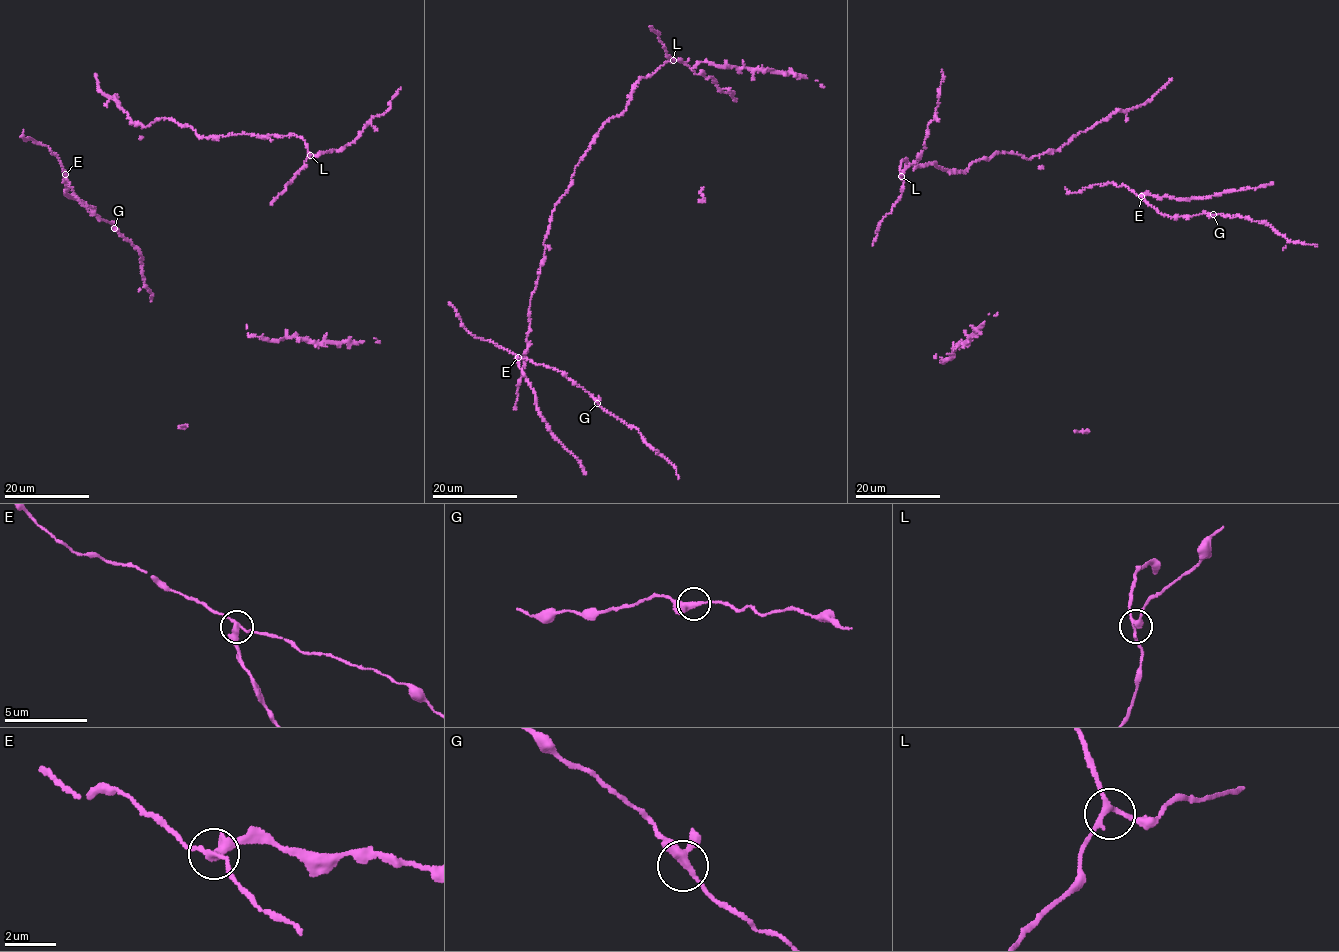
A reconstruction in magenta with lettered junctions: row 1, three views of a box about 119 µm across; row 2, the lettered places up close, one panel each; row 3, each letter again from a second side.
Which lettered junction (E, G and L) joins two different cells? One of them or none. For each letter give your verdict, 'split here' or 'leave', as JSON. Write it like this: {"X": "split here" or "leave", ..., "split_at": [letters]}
{"E": "split here", "G": "leave", "L": "leave", "split_at": ["E"]}

